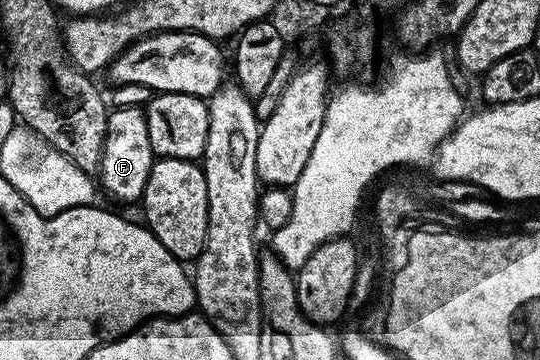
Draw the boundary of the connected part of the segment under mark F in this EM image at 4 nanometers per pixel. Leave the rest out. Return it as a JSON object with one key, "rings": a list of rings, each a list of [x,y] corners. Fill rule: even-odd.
{"rings":[[[142,105],[114,107],[107,116],[105,144],[97,171],[97,182],[102,192],[104,190],[109,197],[119,202],[138,203],[145,192],[145,184],[156,157],[153,144],[149,144],[146,109]]]}

